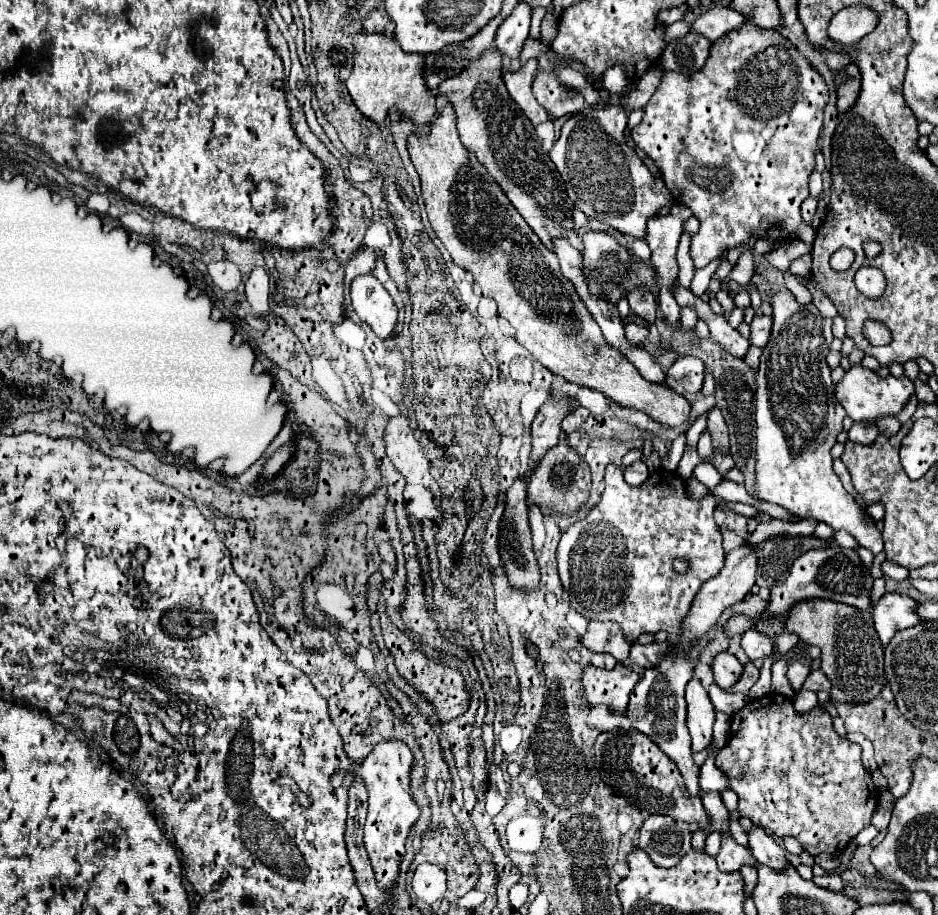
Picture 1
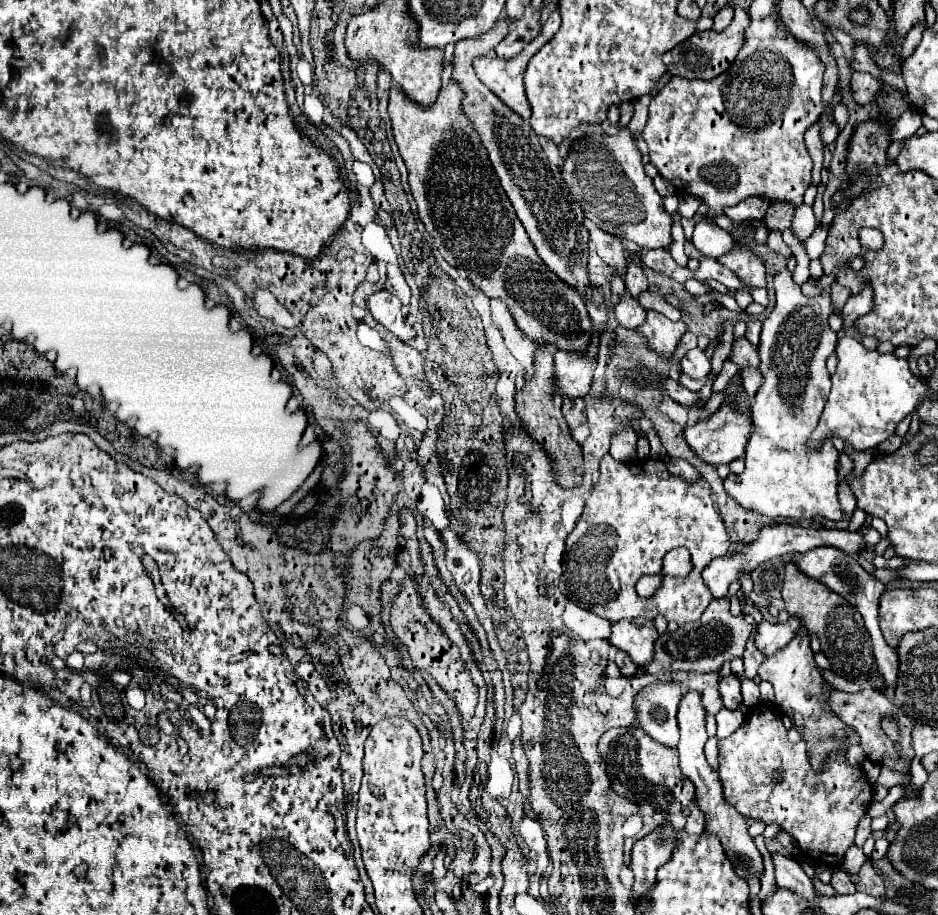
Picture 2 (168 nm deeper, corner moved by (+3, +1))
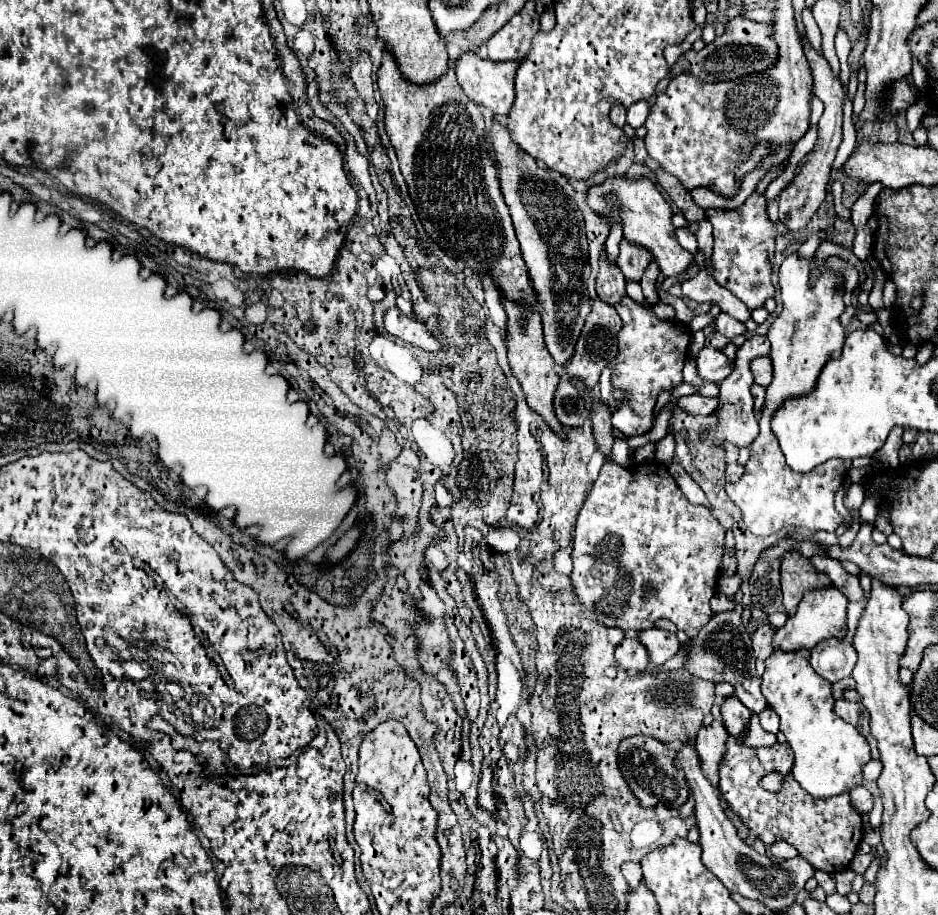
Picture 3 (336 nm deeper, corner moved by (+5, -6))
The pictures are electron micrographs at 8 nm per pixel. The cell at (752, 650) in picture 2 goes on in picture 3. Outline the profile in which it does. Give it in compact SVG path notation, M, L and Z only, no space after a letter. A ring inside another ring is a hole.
M763 624L755 630L755 634L753 634L753 652L755 652L757 660L765 660L773 652L773 646L771 646L773 634L775 634L775 628L771 624Z

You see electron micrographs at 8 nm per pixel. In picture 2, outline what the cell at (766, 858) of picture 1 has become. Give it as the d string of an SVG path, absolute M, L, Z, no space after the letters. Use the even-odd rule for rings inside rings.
M771 853L775 865L775 881L779 887L787 887L801 895L803 899L813 899L817 891L813 889L811 879L805 875L801 865L793 857L785 857L781 853Z

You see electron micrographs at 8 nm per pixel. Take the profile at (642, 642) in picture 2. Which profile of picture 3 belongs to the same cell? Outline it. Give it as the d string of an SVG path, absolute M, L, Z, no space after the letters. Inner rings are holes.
M649 628L649 630L639 632L639 640L645 644L645 648L651 656L651 662L655 666L665 664L681 648L681 642L677 640L675 634L671 634L667 630L659 630L659 628Z

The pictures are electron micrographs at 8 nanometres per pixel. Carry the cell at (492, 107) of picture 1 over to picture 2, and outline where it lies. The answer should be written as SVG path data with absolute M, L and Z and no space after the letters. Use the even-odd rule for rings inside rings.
M503 15L485 35L457 43L451 61L453 65L451 79L459 83L463 91L463 115L471 119L473 129L479 133L479 139L489 153L489 161L497 177L501 177L501 187L505 189L517 217L521 219L525 231L529 233L529 239L533 241L539 257L561 281L569 283L571 287L579 289L585 295L589 291L589 275L587 275L589 233L583 223L581 205L571 197L559 167L549 163L529 123L521 119L521 115L513 113L511 107L501 103L501 99L497 99L497 95L493 95L489 87L485 87L477 79L477 73L473 71L473 59L493 53L507 33L509 23Z

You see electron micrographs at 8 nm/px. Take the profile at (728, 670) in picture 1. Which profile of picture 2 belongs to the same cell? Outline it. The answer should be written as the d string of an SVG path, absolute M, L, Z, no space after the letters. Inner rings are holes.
M729 673L725 677L721 677L719 681L719 693L723 699L723 705L727 709L737 709L741 705L741 681L735 673Z

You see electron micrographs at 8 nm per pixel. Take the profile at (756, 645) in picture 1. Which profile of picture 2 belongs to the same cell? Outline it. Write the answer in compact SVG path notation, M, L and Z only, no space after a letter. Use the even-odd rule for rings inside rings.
M791 617L787 623L767 623L763 621L759 627L757 627L757 633L755 633L755 645L761 653L765 653L767 657L769 655L775 655L777 651L781 651L781 647L785 647L789 643L789 639L793 639L795 631L801 627L801 621Z

